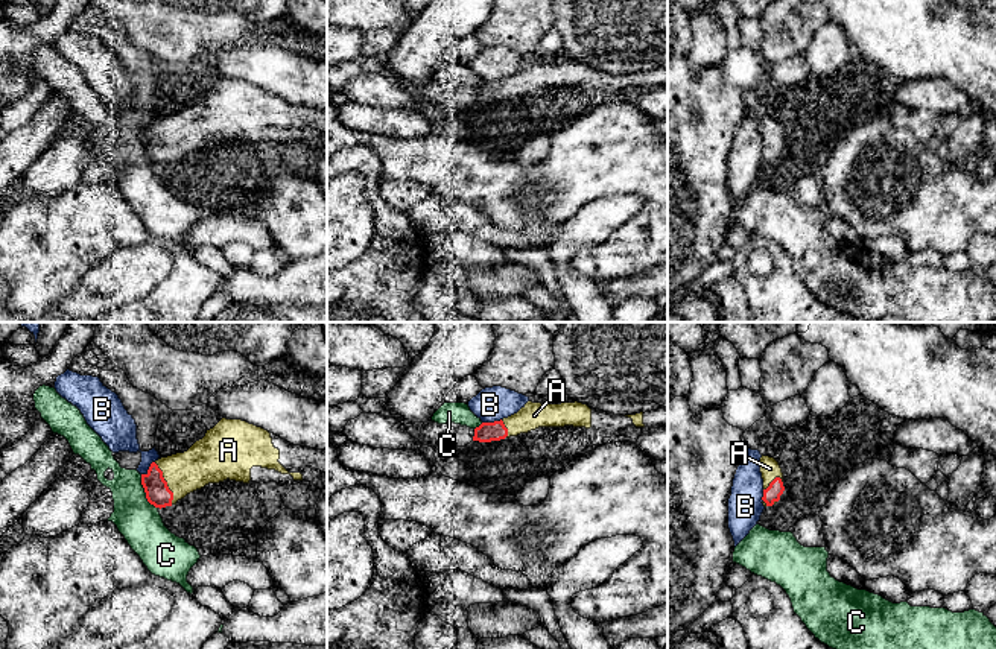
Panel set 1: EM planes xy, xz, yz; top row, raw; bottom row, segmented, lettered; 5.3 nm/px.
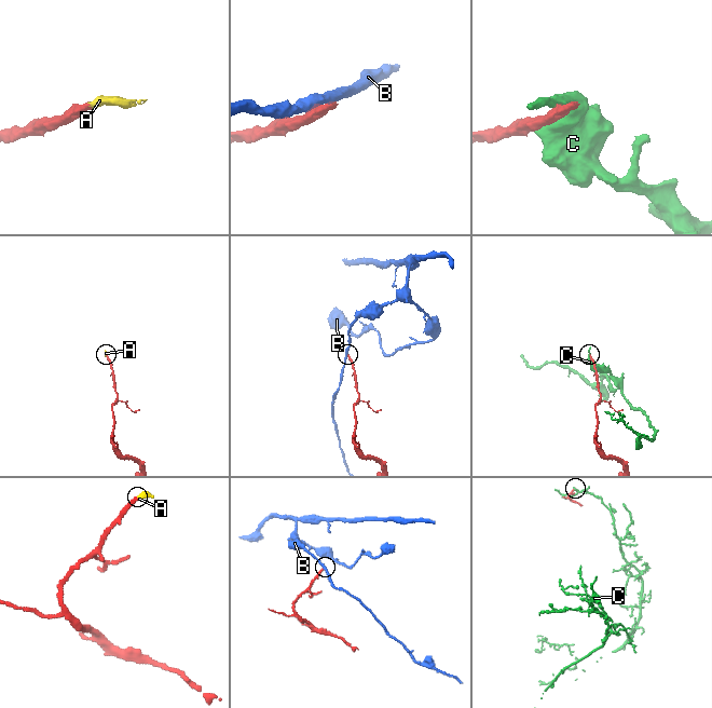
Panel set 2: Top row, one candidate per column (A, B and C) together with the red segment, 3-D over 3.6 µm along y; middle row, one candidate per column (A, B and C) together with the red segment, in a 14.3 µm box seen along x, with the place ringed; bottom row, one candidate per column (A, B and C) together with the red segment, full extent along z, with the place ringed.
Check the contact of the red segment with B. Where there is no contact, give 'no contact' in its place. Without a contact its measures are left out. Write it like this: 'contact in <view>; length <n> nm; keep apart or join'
contact in xy; length 100 nm; keep apart

